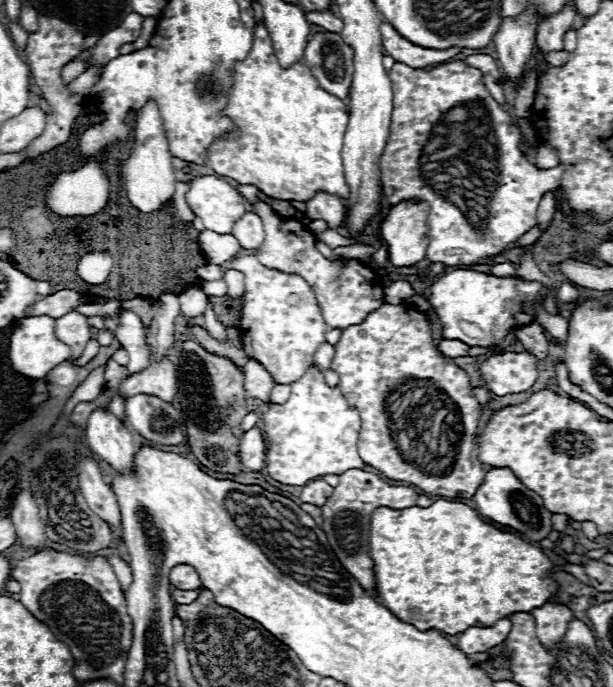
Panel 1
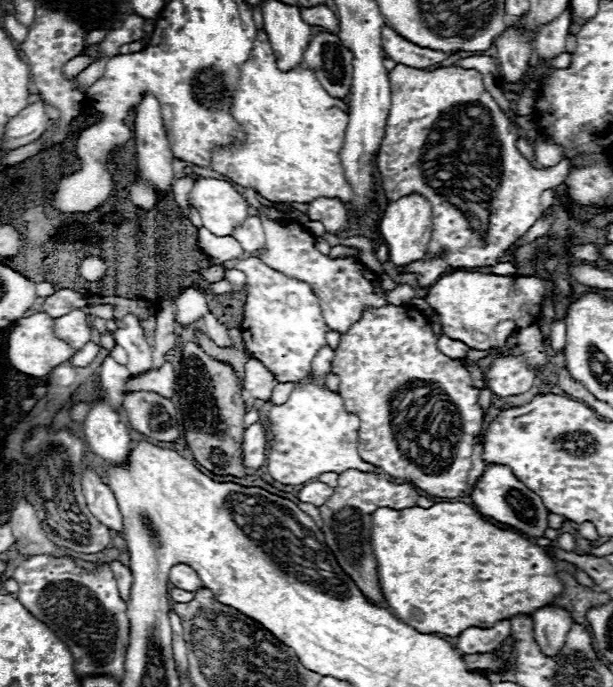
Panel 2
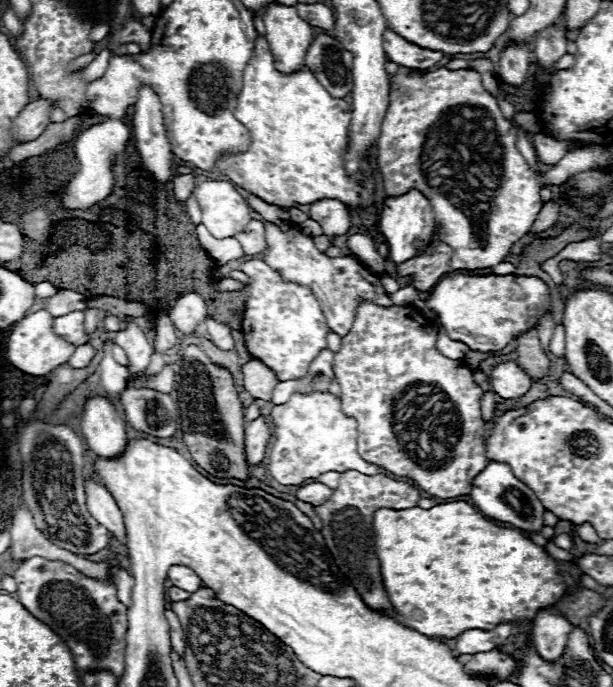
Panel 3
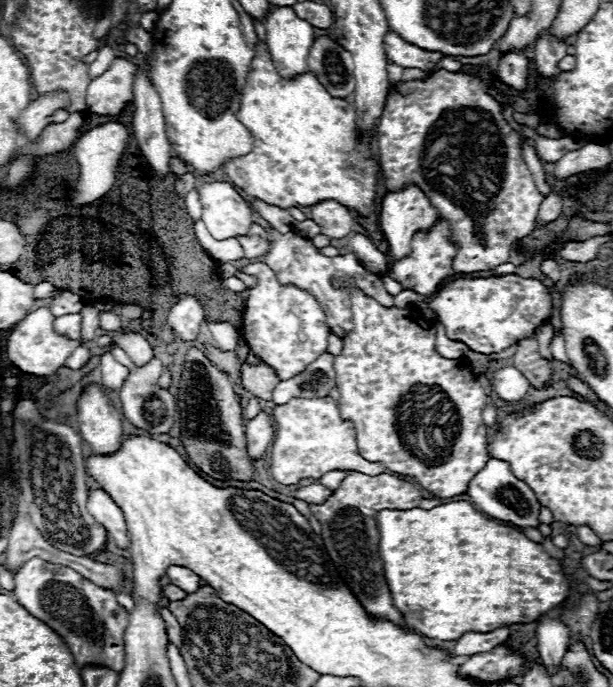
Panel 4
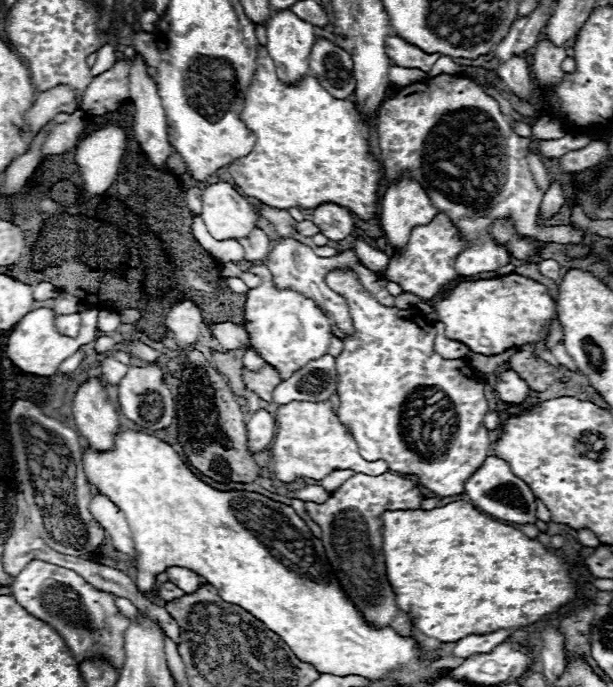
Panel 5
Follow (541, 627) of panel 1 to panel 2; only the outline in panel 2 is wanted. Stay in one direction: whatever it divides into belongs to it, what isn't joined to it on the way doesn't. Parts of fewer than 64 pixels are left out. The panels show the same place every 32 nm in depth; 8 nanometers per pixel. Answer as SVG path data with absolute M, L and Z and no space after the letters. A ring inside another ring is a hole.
M542 606L534 614L534 634L546 656L556 656L566 640L572 624L570 612L558 606Z

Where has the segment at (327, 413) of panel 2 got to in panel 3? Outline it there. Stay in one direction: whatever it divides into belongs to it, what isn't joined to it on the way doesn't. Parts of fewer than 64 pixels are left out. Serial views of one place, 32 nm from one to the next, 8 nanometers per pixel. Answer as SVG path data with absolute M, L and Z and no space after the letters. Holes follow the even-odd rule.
M312 390L308 394L296 392L286 404L270 410L272 440L268 450L270 476L286 486L298 486L308 478L318 478L324 472L358 470L364 474L382 474L380 466L374 466L360 458L356 452L356 418L342 412L342 402L330 392Z

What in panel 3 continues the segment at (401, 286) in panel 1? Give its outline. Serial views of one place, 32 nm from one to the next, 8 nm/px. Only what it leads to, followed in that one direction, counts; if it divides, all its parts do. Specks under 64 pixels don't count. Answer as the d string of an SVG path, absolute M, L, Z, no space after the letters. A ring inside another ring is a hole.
M402 286L400 290L396 290L394 294L388 294L388 296L392 296L394 306L406 306L406 304L418 300L418 292L412 286Z

